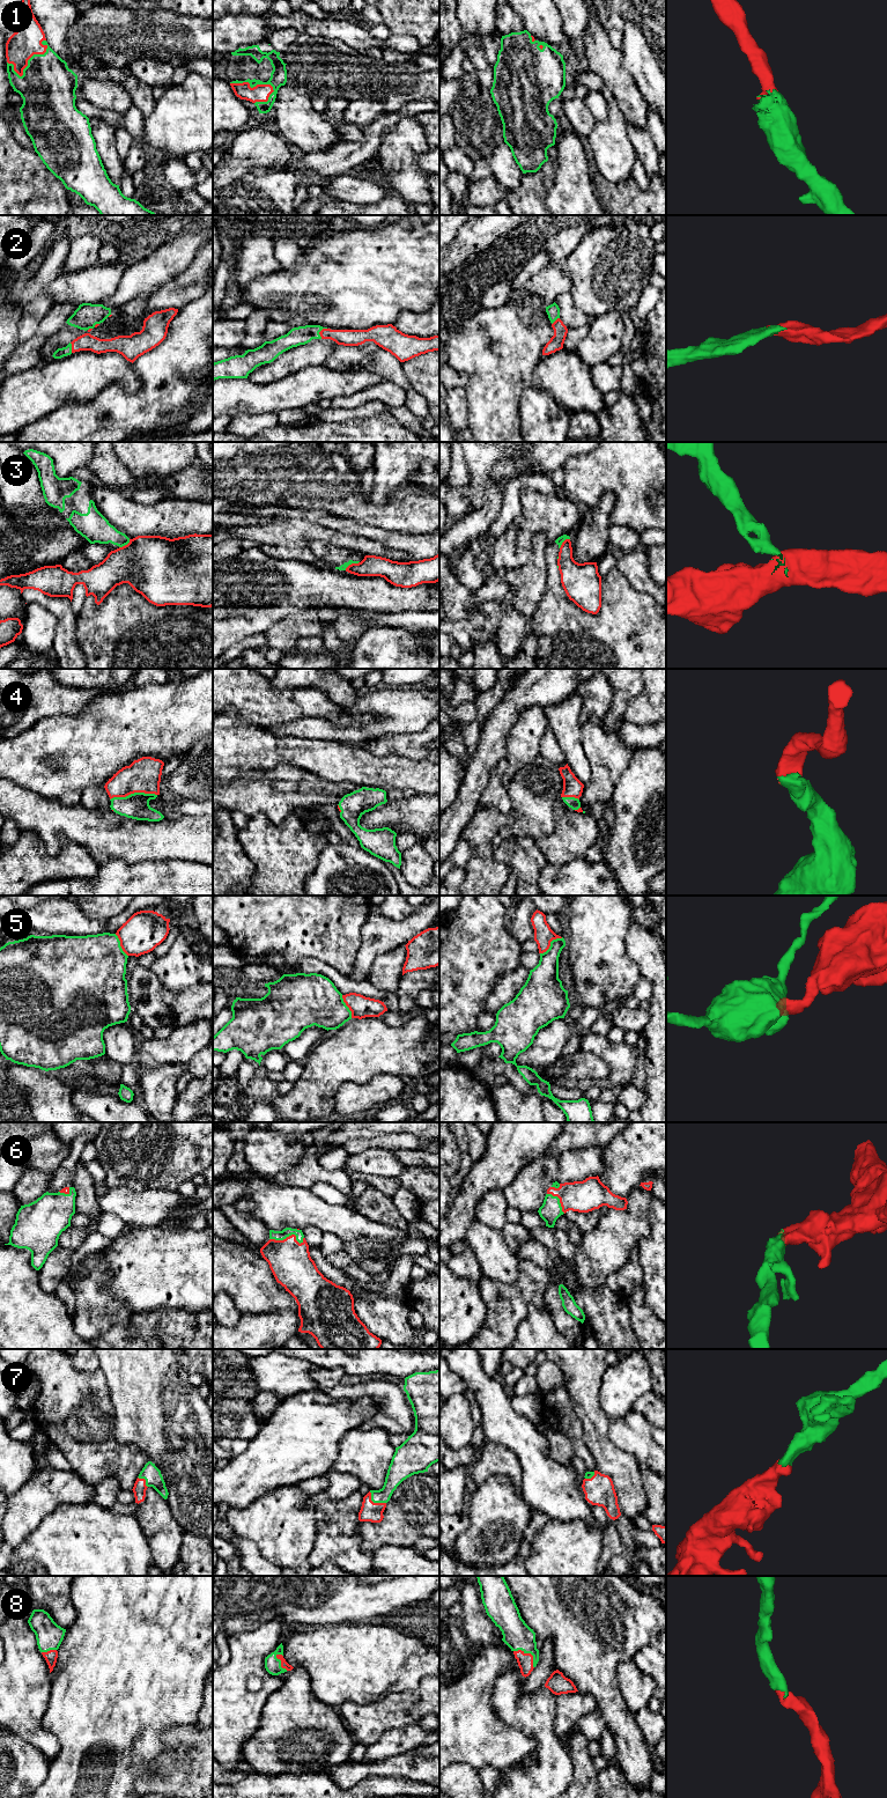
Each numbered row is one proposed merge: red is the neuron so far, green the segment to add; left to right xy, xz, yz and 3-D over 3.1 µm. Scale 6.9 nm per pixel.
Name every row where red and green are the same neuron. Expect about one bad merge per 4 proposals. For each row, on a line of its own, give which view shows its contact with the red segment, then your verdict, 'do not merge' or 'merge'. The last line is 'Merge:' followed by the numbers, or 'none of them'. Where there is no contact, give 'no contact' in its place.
1: meets red in xz; merge
2: meets red in xz; merge
3: meets red in xz; do not merge
4: meets red in xy; merge
5: meets red in yz; do not merge
6: meets red in xz; merge
7: meets red in xz; merge
8: meets red in yz; merge
Merge: 1, 2, 4, 6, 7, 8

